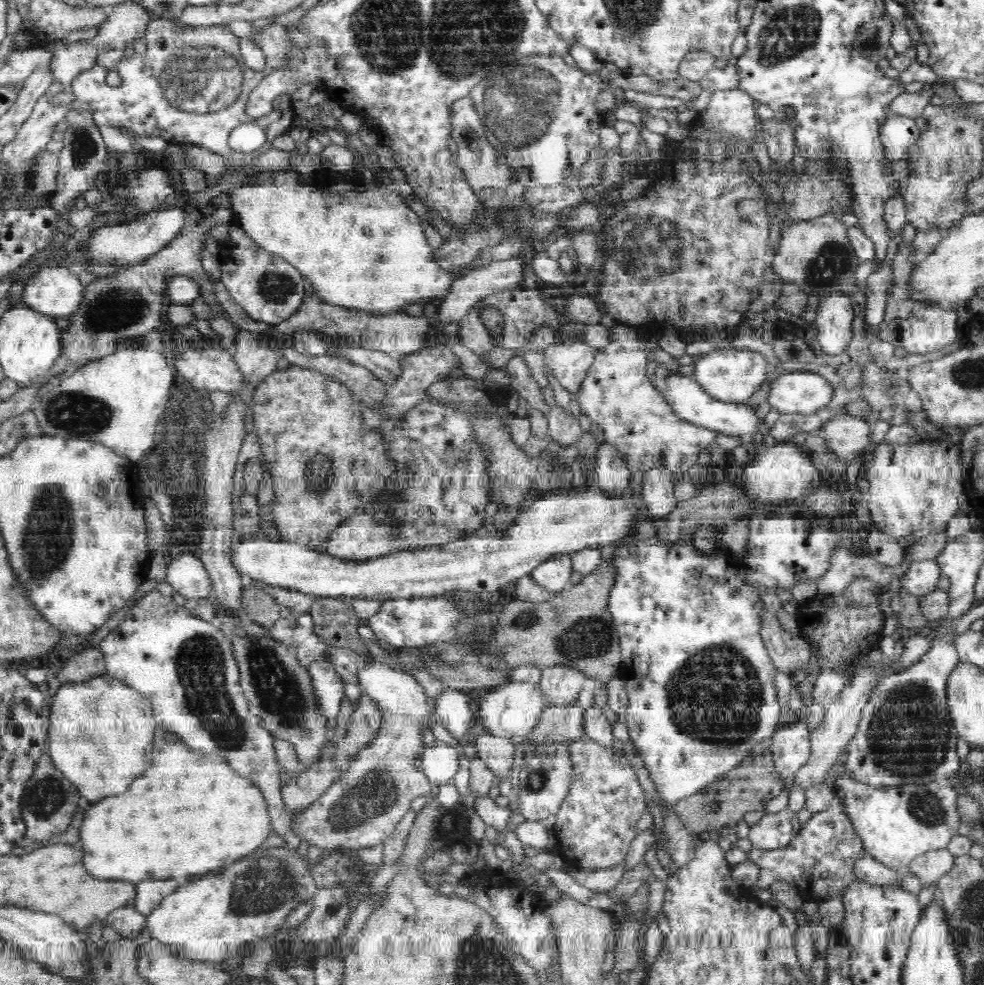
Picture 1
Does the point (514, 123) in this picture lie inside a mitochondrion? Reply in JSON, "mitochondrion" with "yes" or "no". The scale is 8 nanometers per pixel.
{"mitochondrion":"yes"}

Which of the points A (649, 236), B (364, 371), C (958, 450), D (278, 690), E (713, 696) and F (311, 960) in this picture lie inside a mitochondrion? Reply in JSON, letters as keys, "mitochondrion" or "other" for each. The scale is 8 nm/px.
{"A":"mitochondrion","B":"other","C":"other","D":"mitochondrion","E":"mitochondrion","F":"other"}

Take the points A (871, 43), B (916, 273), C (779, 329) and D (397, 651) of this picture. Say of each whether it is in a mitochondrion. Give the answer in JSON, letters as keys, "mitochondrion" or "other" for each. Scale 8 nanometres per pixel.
{"A":"mitochondrion","B":"other","C":"other","D":"other"}

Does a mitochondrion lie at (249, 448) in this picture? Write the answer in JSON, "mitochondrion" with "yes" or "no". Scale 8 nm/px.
{"mitochondrion":"no"}

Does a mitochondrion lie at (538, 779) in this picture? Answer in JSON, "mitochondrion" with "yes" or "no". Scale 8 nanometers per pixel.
{"mitochondrion":"yes"}

